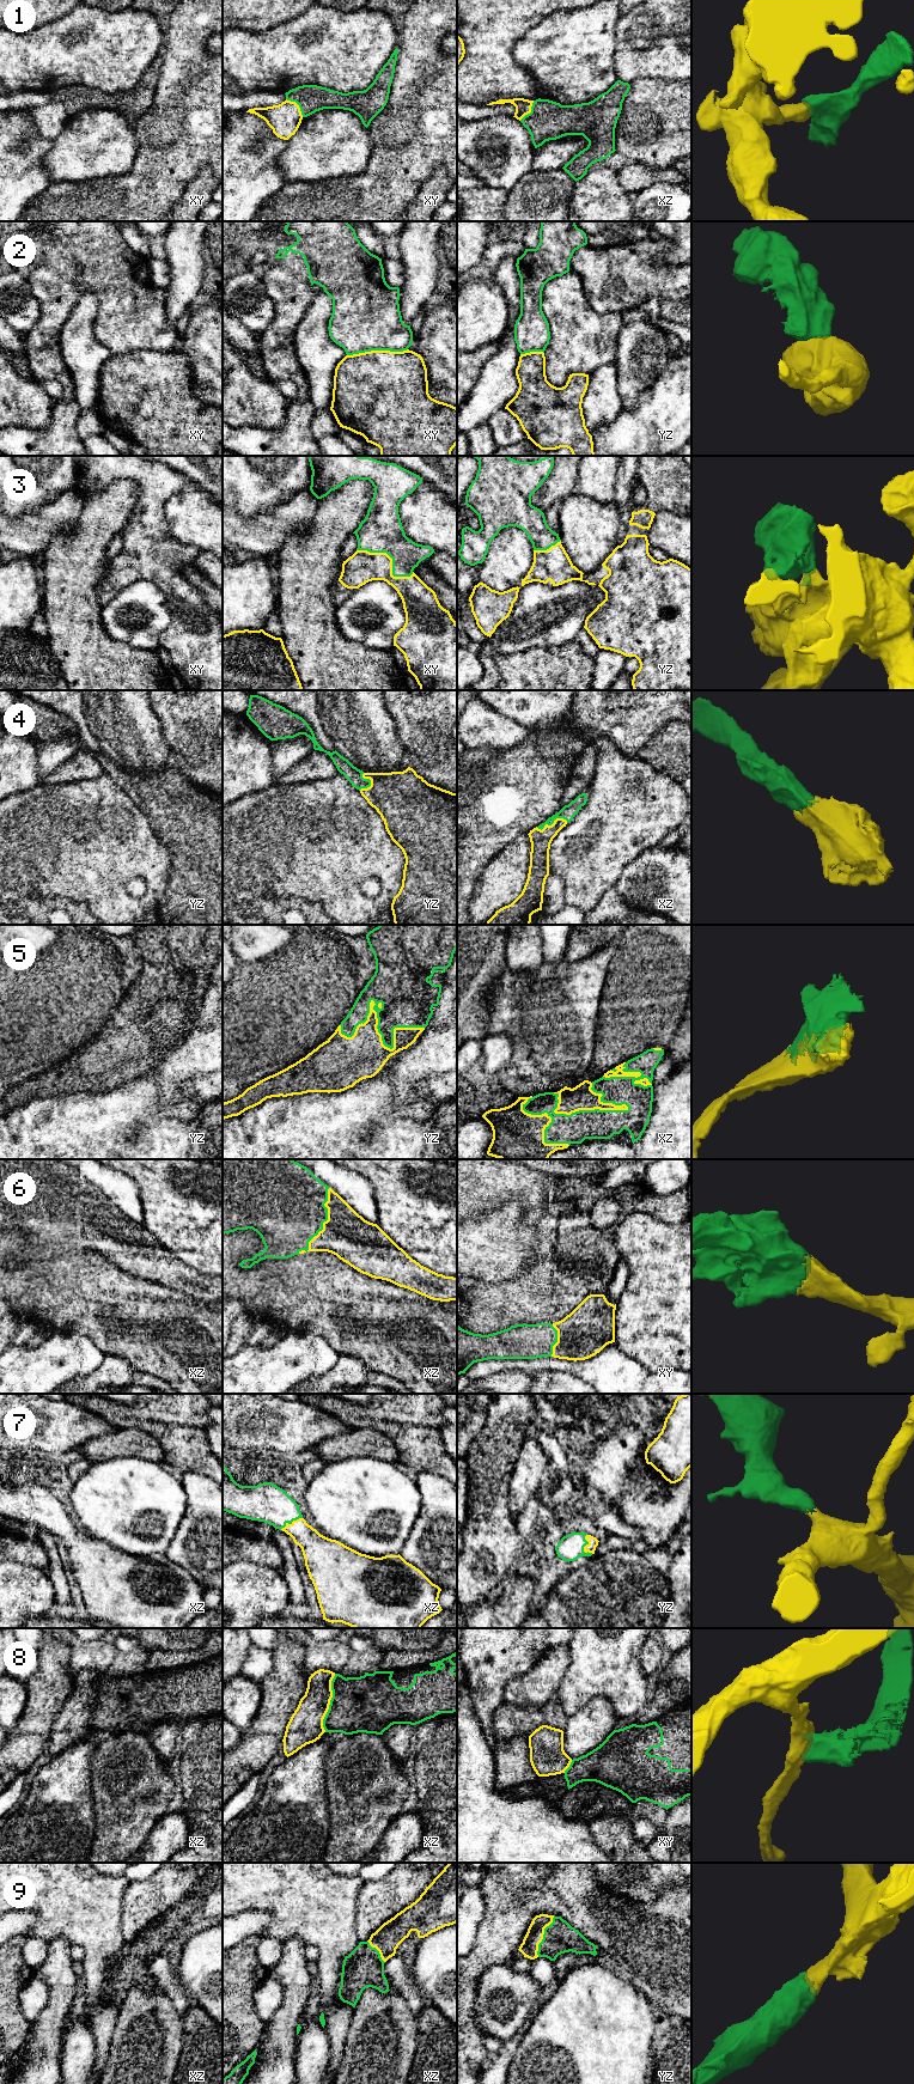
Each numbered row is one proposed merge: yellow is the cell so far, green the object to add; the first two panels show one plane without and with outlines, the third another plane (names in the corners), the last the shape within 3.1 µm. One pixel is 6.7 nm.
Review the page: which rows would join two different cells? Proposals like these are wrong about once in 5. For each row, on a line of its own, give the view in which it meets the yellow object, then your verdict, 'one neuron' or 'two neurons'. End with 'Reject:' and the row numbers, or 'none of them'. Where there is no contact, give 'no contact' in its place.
1: xy | two neurons
2: xy | two neurons
3: xy | one neuron
4: xz | one neuron
5: yz | one neuron
6: xz | one neuron
7: yz | one neuron
8: xz | two neurons
9: yz | one neuron
Reject: 1, 2, 8

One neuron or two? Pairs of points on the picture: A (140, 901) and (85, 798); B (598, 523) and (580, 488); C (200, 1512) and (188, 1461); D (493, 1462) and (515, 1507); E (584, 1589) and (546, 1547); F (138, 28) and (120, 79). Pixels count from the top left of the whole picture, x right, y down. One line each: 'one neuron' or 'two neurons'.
A: one neuron
B: two neurons
C: two neurons
D: two neurons
E: two neurons
F: one neuron

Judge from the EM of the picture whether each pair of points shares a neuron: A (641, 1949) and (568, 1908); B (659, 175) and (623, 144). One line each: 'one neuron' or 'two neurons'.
A: one neuron
B: two neurons

